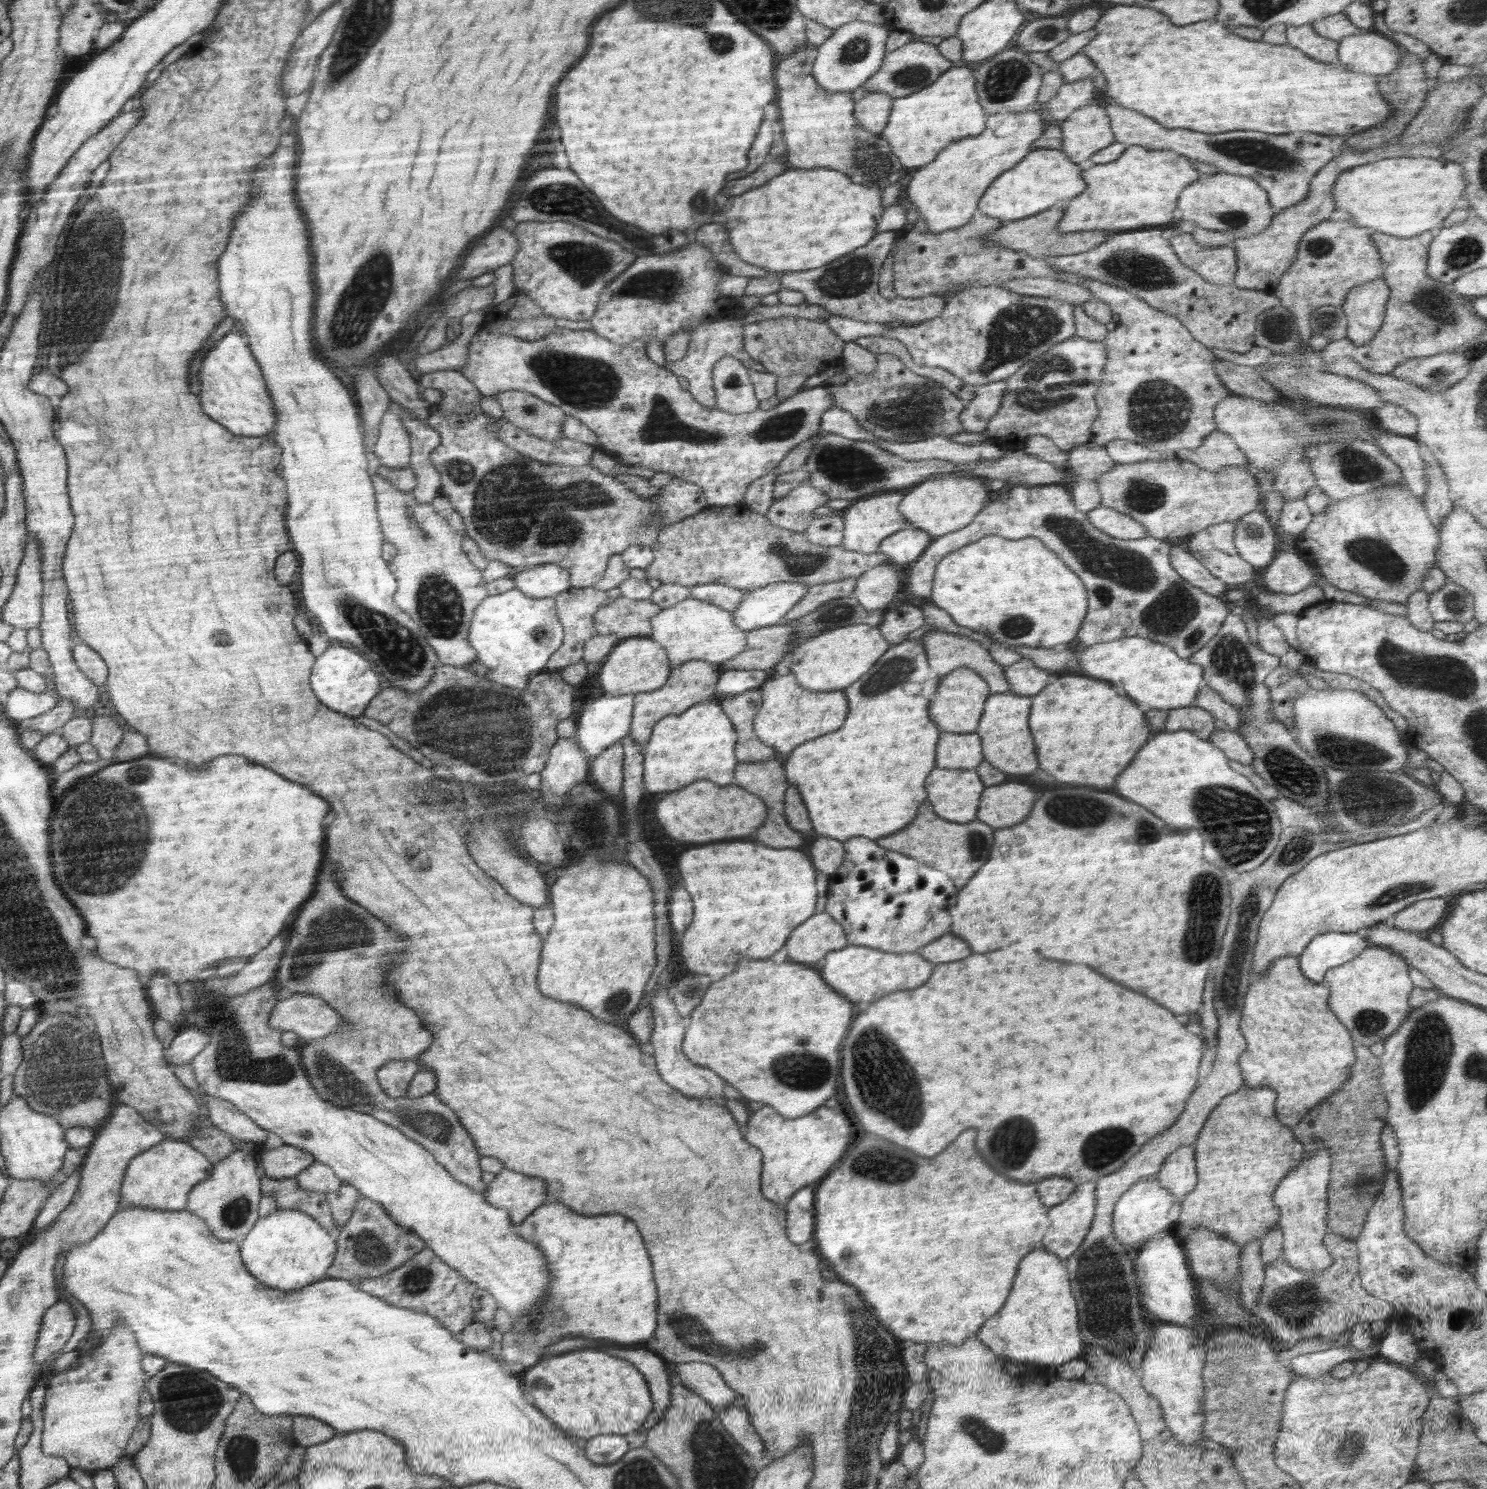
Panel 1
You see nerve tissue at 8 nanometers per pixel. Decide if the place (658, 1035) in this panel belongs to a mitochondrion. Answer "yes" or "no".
no

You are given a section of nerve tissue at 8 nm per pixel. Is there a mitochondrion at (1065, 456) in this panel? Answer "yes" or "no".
no

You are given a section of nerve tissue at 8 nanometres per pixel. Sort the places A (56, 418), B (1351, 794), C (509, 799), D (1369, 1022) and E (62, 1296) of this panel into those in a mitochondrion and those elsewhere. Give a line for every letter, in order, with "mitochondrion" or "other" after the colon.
A: other
B: mitochondrion
C: mitochondrion
D: mitochondrion
E: other

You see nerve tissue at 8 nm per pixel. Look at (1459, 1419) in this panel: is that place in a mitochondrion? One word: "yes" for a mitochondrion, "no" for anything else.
no

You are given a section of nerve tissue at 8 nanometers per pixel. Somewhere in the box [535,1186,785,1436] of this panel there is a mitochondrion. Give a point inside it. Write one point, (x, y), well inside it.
(706, 1342)

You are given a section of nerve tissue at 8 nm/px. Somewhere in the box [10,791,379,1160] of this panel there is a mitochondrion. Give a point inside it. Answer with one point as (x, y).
(61, 1074)

